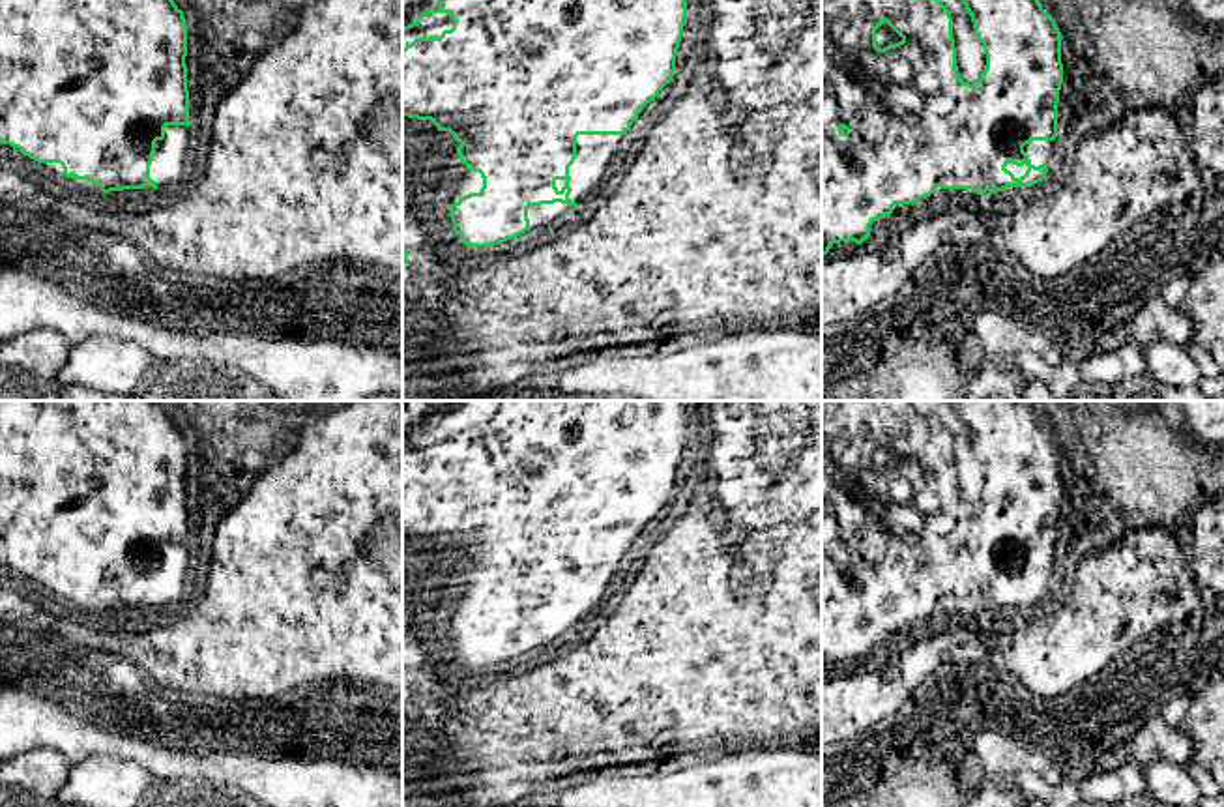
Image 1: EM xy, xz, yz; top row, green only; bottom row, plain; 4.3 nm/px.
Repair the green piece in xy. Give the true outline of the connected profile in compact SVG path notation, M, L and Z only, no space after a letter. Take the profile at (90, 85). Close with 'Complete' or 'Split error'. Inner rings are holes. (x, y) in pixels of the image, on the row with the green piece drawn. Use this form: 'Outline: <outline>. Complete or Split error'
Outline: M0 0L0 144L19 148L37 163L60 163L66 178L88 180L103 193L157 189L150 178L155 142L165 139L167 125L191 125L185 56L187 24L174 0Z. Complete

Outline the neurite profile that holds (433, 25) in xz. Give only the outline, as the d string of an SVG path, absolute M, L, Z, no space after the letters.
M429 13L419 21L417 26L402 32L402 49L410 45L415 37L440 37L444 30L453 28L453 19L449 13Z

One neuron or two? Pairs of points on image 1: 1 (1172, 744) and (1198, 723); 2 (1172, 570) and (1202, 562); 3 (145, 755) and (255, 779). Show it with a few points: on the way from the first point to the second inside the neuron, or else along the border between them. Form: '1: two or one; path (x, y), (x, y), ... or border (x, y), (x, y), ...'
1: two; border (1180, 729), (1193, 740), (1193, 761)
2: two; border (1187, 560), (1198, 588)
3: one; path (173, 762), (227, 766)

